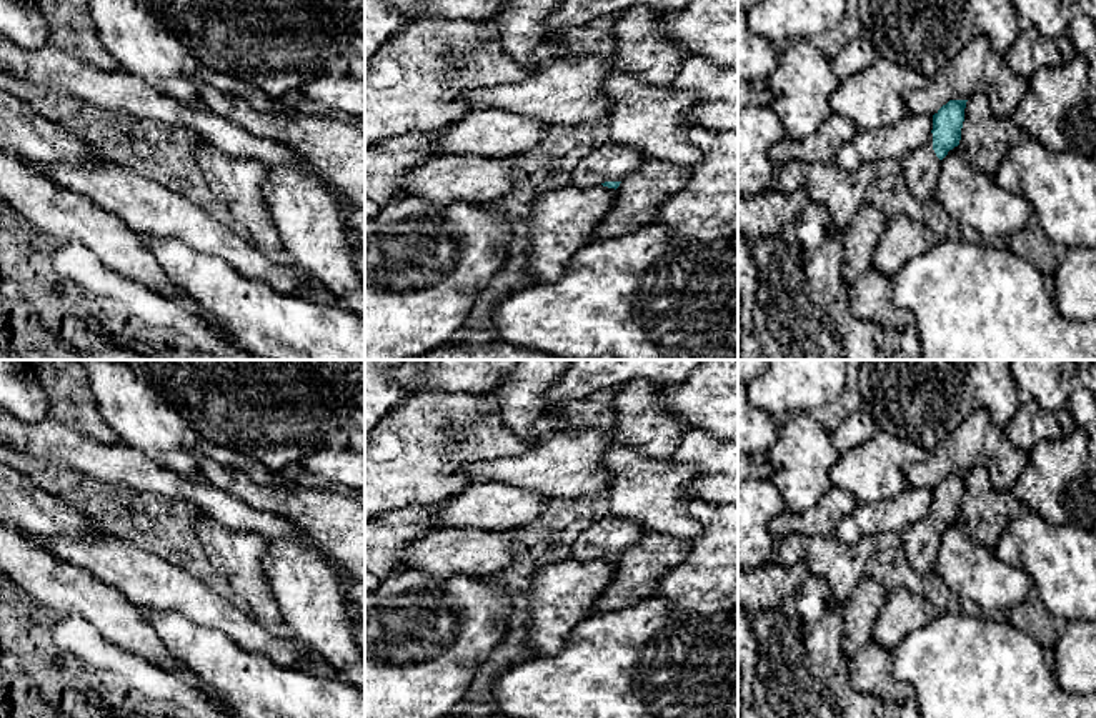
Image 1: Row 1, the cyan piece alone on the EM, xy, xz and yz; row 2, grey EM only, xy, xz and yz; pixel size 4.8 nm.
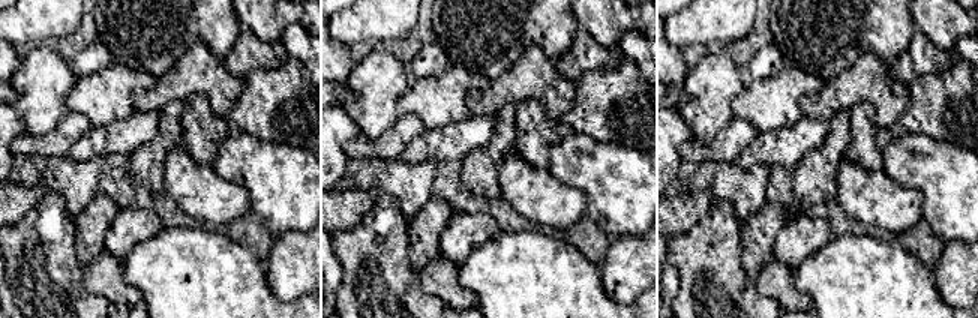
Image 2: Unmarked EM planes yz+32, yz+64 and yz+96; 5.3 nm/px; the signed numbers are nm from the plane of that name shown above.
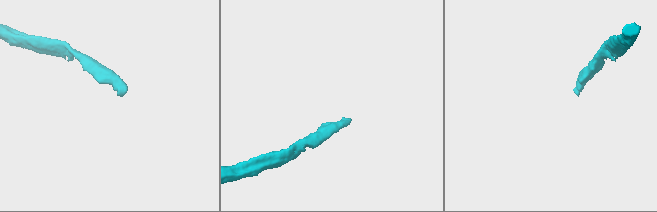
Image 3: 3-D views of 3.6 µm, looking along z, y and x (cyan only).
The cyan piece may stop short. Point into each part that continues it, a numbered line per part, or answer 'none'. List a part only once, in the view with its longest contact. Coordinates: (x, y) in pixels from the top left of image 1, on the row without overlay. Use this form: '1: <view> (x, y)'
1: xz (610, 535)

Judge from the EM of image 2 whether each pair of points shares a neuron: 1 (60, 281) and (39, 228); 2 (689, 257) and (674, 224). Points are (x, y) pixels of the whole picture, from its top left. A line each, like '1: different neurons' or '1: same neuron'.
1: same neuron
2: different neurons

